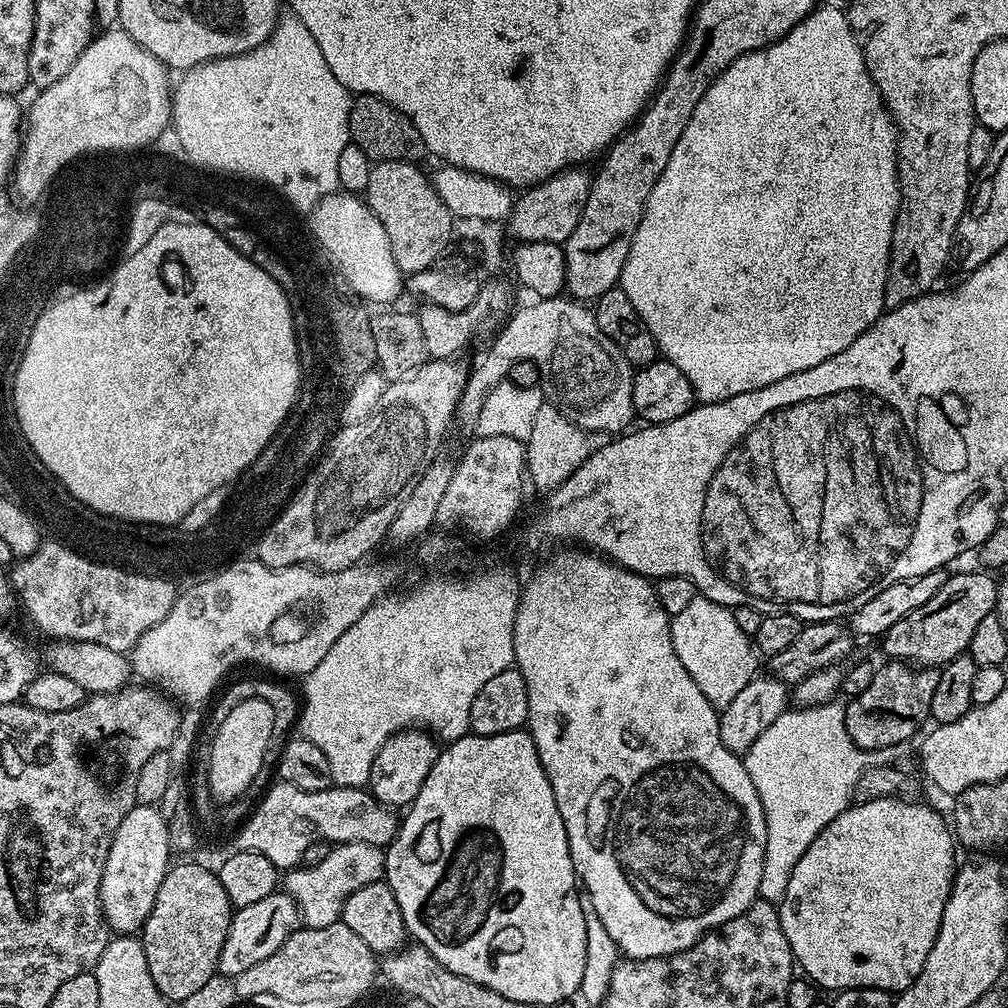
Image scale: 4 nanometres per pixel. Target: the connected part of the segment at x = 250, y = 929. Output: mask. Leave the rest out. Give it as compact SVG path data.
M283 891L272 892L266 898L252 903L245 908L233 911L230 930L226 934L226 942L222 942L222 954L220 955L219 975L235 978L242 974L242 970L250 970L254 962L262 962L262 958L270 958L290 934L301 927L300 911L292 897Z

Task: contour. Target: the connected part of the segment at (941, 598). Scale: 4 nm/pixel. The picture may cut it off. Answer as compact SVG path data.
M987 571L960 572L949 575L948 581L930 598L930 602L910 610L906 618L894 622L888 632L883 633L885 657L896 662L907 662L913 666L943 666L955 656L968 651L970 634L978 627L982 618L993 615L996 606L997 577Z

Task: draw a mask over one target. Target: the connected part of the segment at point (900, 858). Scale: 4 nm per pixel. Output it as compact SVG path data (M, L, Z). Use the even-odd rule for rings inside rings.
M891 796L865 804L853 803L798 858L798 866L794 866L786 894L778 905L782 934L790 942L799 971L801 968L801 973L821 989L880 988L899 994L922 974L952 889L958 844L945 817L943 820L930 805L916 802Z

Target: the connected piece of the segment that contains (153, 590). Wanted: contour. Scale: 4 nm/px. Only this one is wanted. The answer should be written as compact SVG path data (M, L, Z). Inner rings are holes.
M62 552L60 556L66 556L66 558L42 558L42 554L38 554L38 560L34 562L34 568L36 568L36 570L18 570L18 566L22 566L22 558L17 559L10 568L10 583L18 597L19 607L21 609L24 607L25 614L28 615L46 635L53 636L51 638L53 641L81 640L82 642L98 643L115 652L128 654L135 648L136 643L142 638L142 634L146 634L154 626L158 626L158 624L170 614L170 610L176 602L178 588L177 585L171 581L164 581L162 578L156 578L155 576L142 577L140 574L125 575L124 572L112 572L112 568L107 568L107 566L96 568L97 564L85 563L84 560L77 559L77 556L72 556L70 552Z

